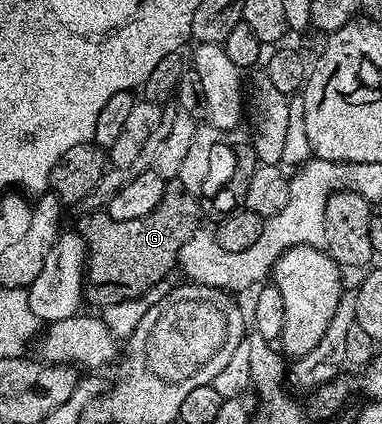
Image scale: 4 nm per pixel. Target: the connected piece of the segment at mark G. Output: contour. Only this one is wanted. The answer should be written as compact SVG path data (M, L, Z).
M170 179L166 182L164 199L156 203L156 211L151 211L141 219L112 219L109 212L90 211L87 217L82 217L76 225L77 232L81 233L86 240L86 261L175 261L181 248L184 247L195 232L200 229L198 223L199 198L194 197L182 186L177 179Z

